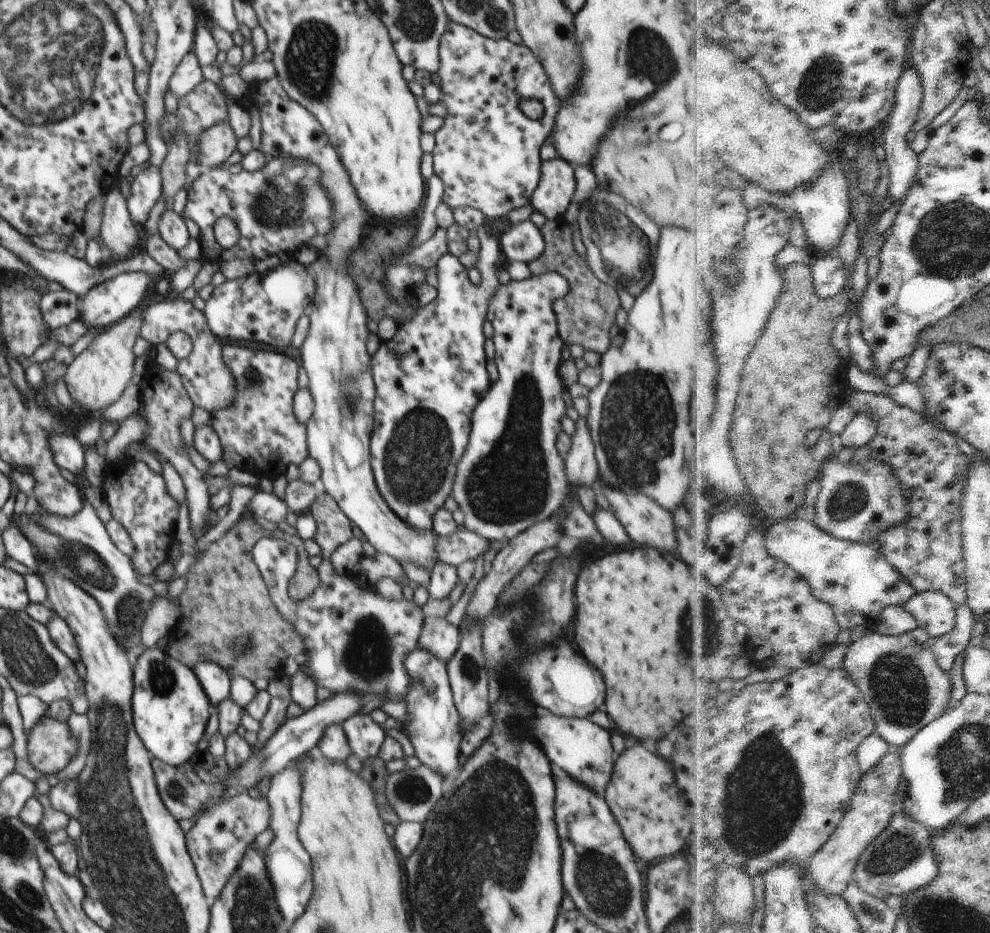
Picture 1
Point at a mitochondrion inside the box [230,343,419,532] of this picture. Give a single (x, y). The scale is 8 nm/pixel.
(349, 402)

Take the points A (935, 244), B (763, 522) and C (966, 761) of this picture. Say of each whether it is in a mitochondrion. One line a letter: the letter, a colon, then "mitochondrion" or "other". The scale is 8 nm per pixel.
A: mitochondrion
B: other
C: mitochondrion

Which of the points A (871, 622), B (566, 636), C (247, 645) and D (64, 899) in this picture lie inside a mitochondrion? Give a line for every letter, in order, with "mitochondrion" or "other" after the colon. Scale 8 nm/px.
A: other
B: other
C: mitochondrion
D: mitochondrion

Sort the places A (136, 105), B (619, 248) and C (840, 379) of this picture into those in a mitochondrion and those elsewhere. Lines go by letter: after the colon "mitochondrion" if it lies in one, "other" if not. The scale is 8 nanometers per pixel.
A: other
B: mitochondrion
C: other

